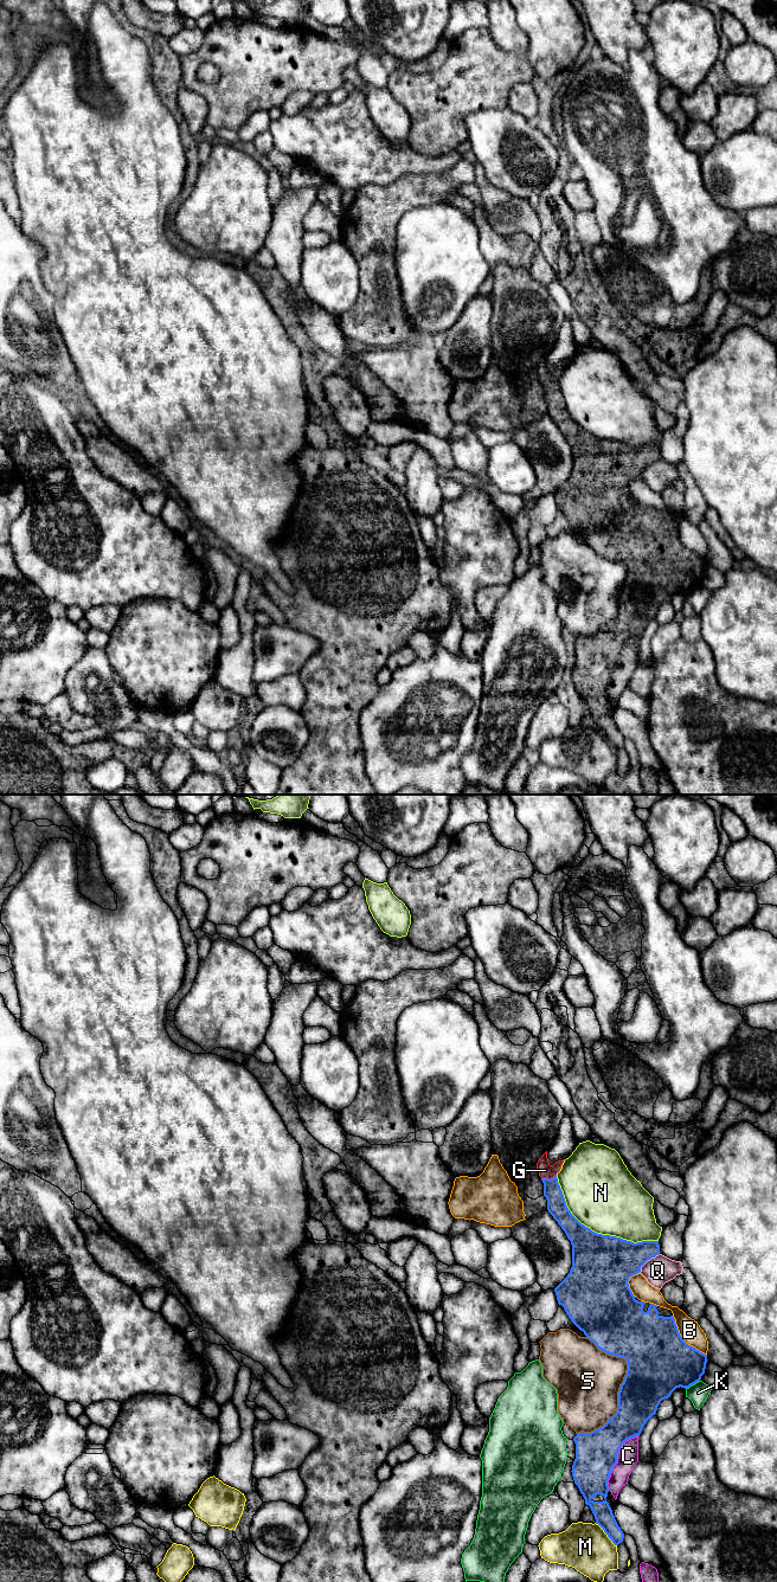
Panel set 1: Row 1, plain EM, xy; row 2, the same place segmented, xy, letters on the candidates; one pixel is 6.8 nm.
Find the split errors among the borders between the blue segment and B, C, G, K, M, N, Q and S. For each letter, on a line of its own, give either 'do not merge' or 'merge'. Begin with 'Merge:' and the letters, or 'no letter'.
Merge: G
B: do not merge
C: do not merge
G: merge
K: do not merge
M: do not merge
N: do not merge
Q: do not merge
S: do not merge

